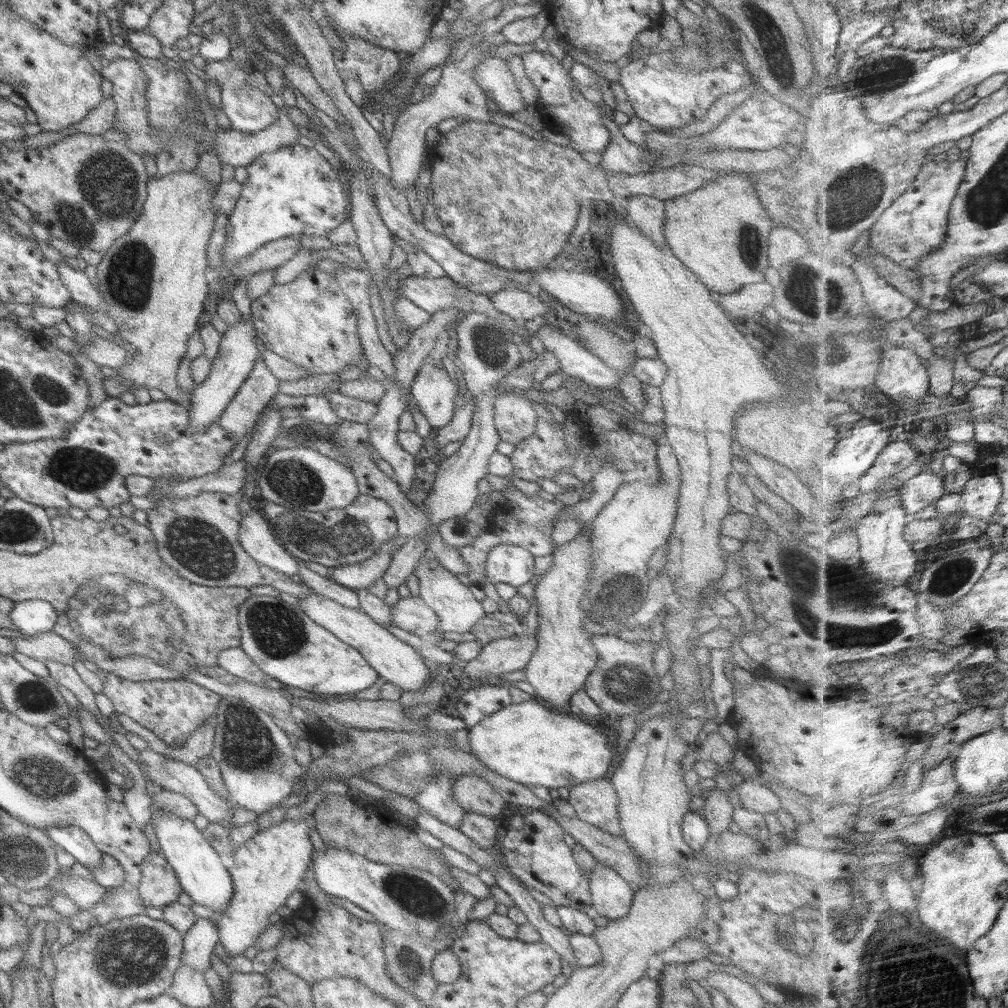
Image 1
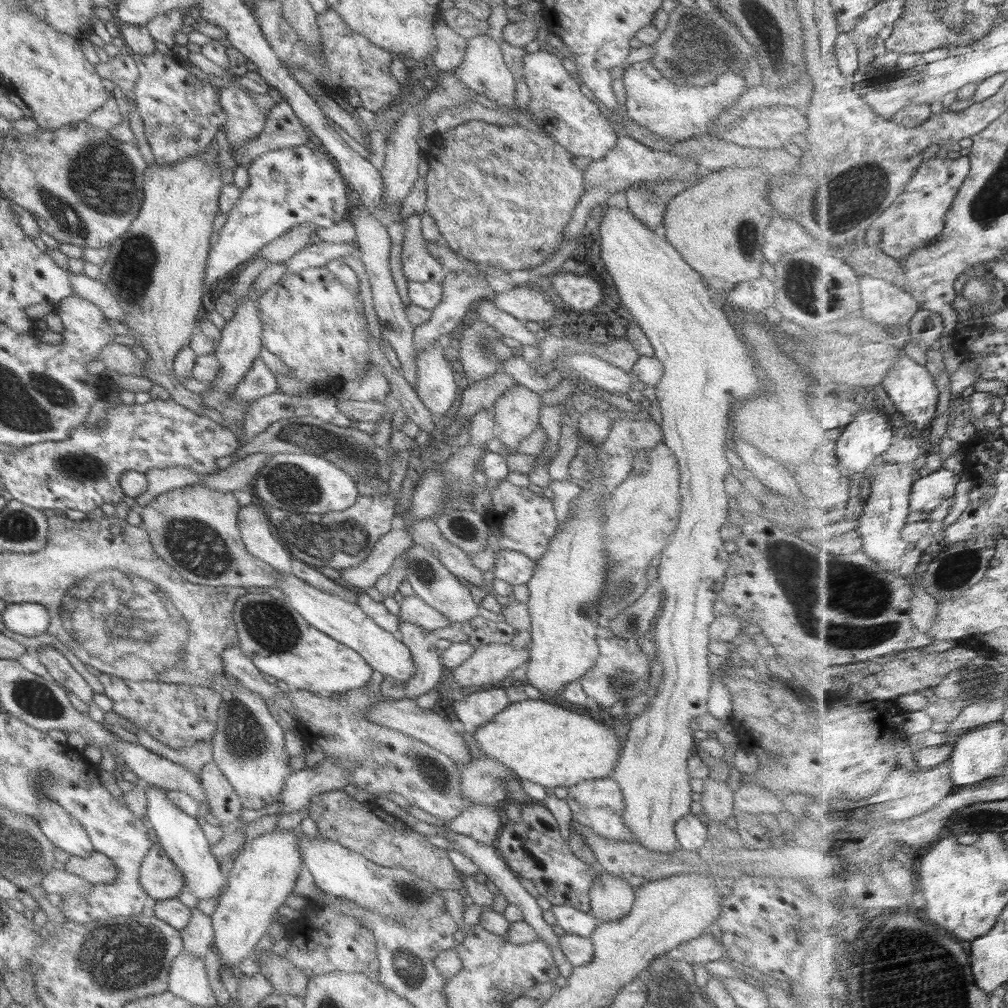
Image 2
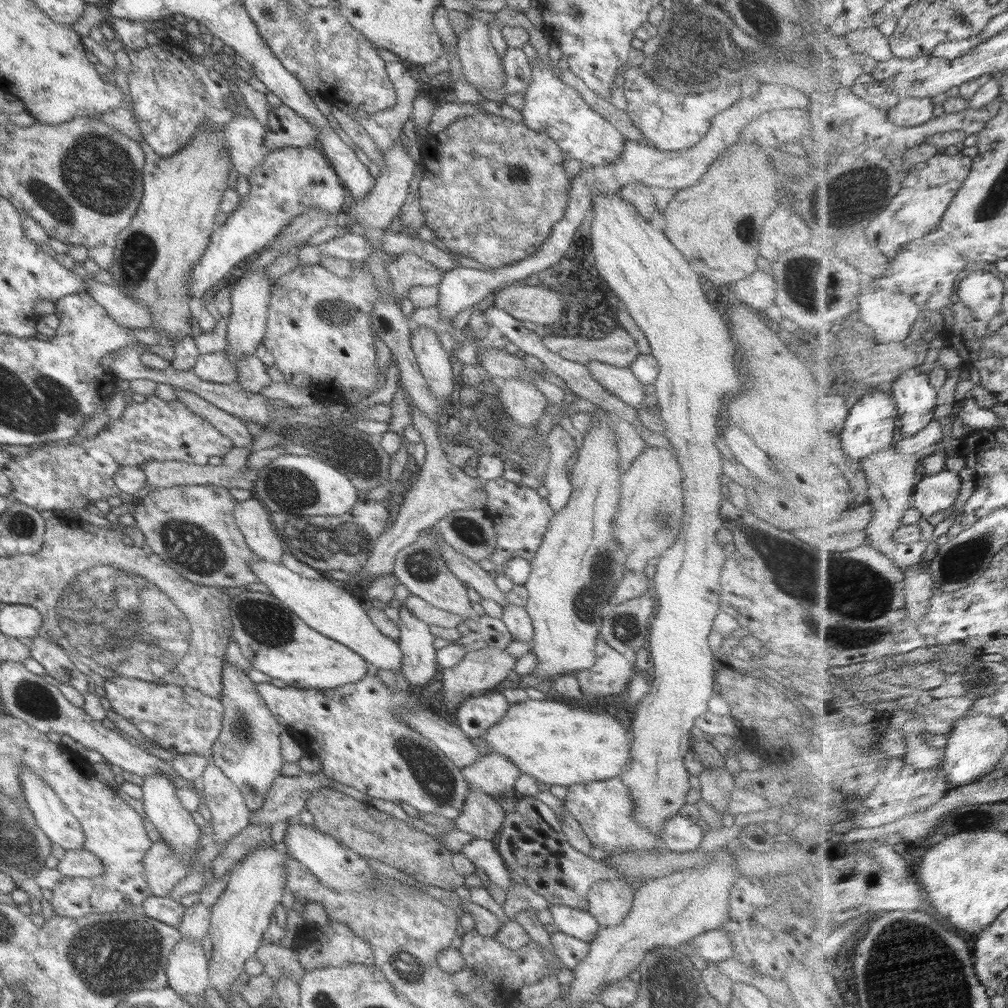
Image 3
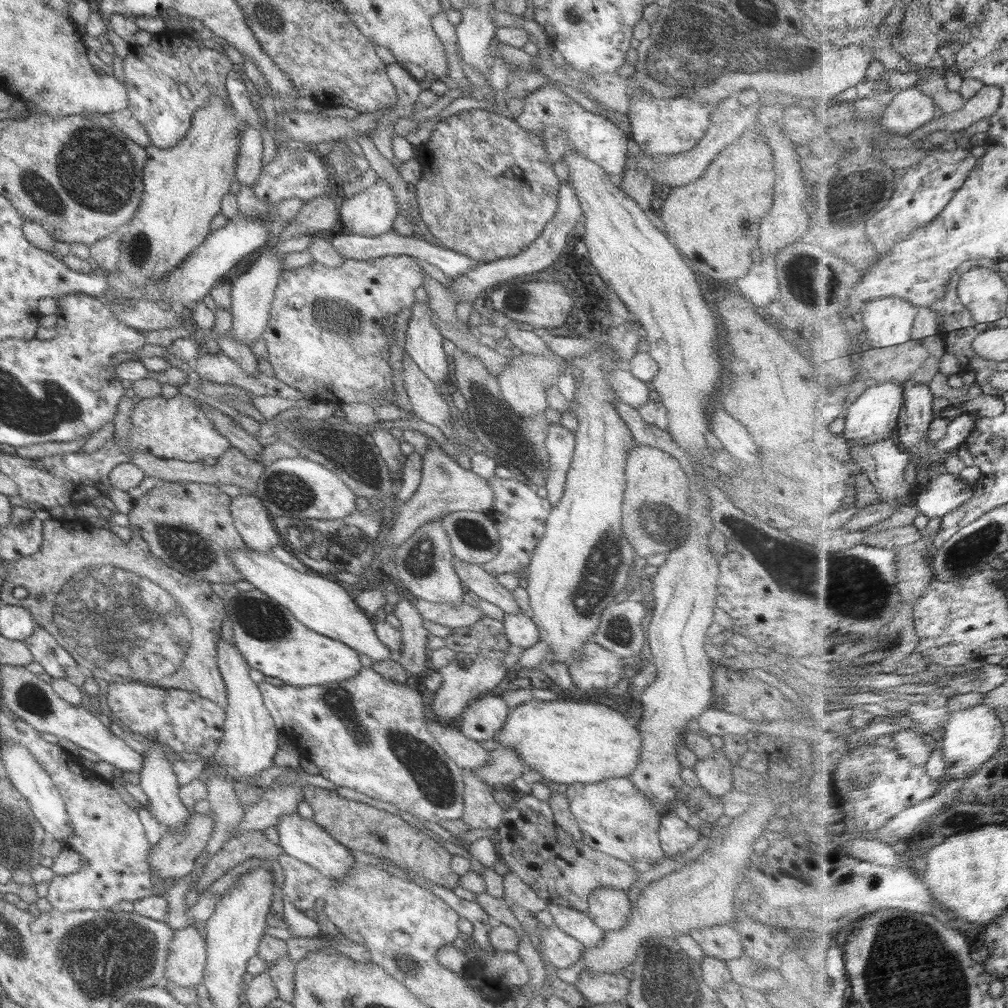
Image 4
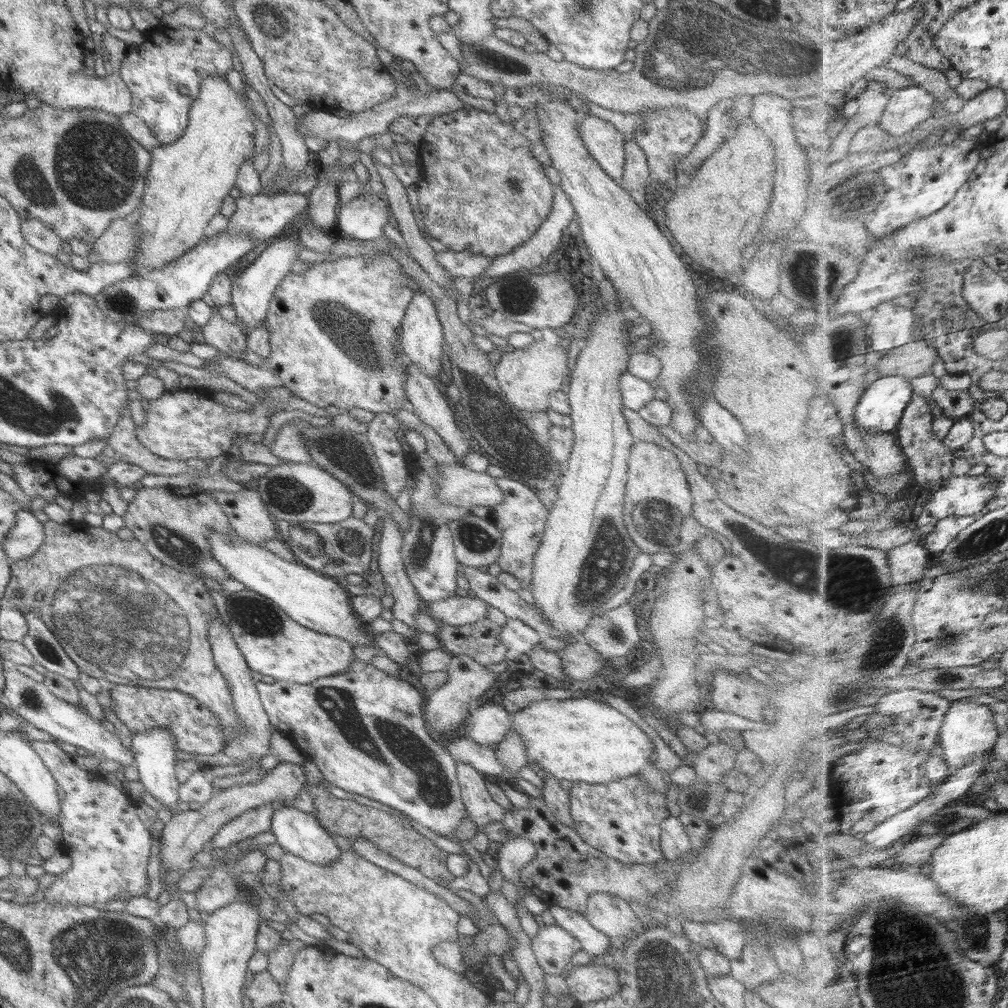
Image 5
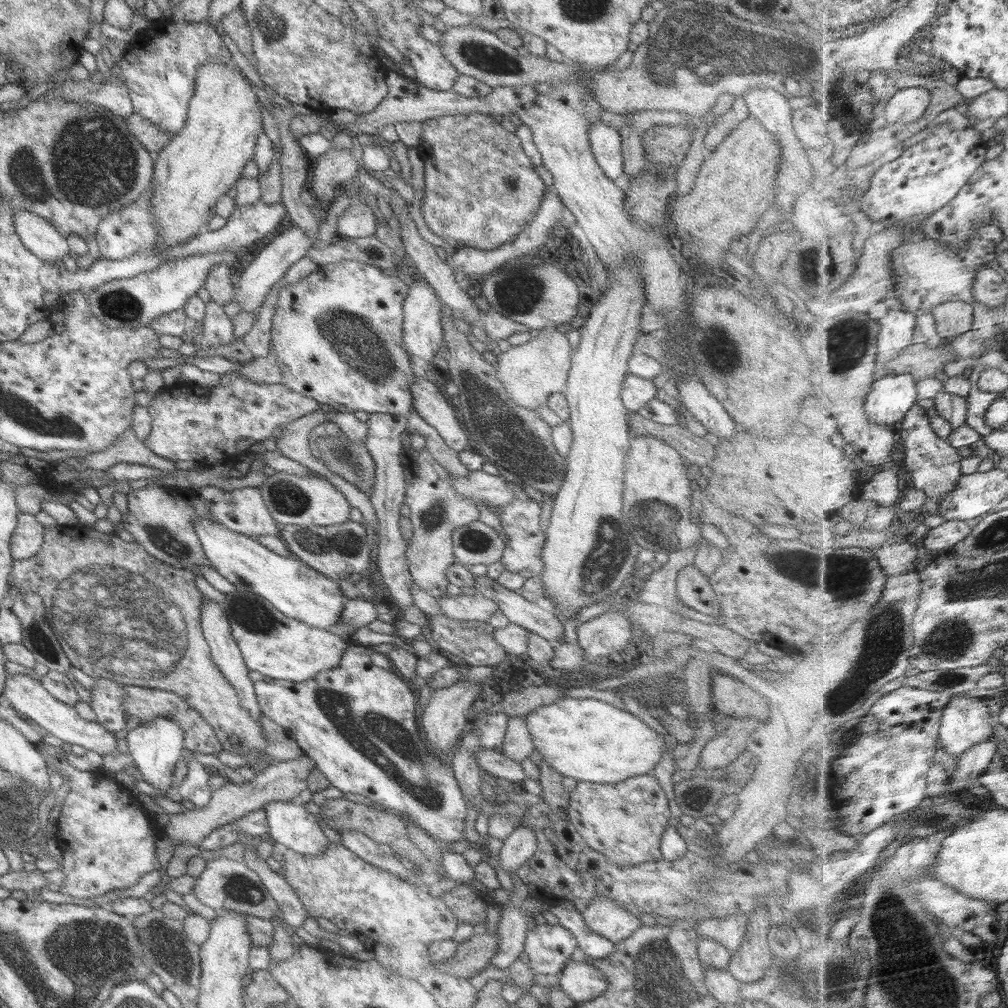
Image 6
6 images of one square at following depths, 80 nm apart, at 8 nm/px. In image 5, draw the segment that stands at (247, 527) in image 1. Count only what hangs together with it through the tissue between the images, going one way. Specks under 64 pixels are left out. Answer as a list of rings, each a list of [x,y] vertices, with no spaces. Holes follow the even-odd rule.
[[[254,490],[235,493],[209,492],[219,510],[227,516],[227,524],[243,542],[261,545],[264,540],[278,538],[274,520]]]

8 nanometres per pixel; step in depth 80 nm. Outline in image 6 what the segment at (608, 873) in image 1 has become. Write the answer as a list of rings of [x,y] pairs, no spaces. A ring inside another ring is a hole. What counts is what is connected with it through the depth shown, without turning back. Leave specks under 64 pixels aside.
[[[605,897],[592,898],[580,916],[588,930],[614,944],[624,940],[641,926],[633,914]]]

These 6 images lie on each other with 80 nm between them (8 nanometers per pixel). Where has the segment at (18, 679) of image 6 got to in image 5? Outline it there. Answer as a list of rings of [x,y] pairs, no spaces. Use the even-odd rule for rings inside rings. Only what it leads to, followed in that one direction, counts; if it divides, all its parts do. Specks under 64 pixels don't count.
[[[17,669],[3,670],[4,685],[1,699],[6,701],[6,708],[12,715],[17,715],[19,721],[31,728],[36,728],[51,735],[58,744],[71,744],[75,748],[83,748],[88,755],[101,761],[113,760],[122,768],[132,764],[132,752],[121,746],[121,741],[114,734],[109,734],[102,724],[95,720],[78,706],[67,704],[64,700],[53,696],[42,682],[19,673]]]

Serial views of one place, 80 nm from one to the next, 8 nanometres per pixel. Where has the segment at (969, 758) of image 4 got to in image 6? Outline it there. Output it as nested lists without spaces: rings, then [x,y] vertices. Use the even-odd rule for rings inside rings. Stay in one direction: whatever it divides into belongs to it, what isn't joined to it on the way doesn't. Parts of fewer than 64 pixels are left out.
[[[953,696],[942,716],[942,748],[959,759],[970,748],[991,739],[995,723],[996,716],[991,715],[983,698]]]

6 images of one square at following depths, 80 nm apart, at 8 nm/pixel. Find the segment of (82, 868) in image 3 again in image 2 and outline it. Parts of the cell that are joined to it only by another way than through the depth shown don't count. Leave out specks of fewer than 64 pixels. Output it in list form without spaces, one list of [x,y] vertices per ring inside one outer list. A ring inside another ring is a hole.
[[[94,851],[81,858],[70,856],[63,864],[65,872],[79,876],[92,885],[113,884],[116,879],[117,870],[111,860]]]

